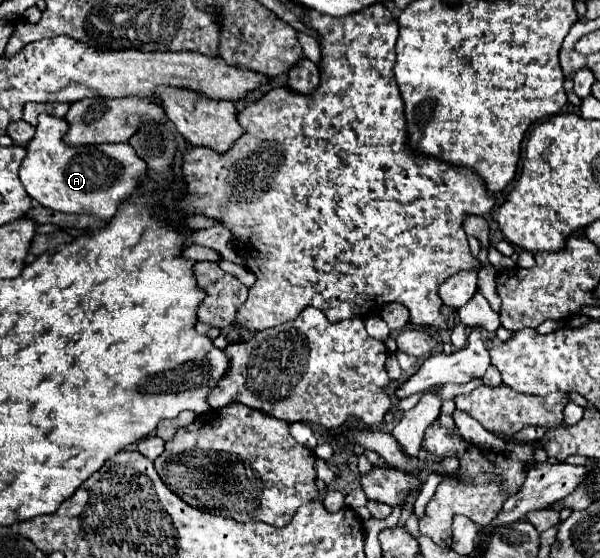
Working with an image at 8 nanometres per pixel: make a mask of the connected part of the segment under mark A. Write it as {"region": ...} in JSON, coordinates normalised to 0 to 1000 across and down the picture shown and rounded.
{"region":[[[67,204],[57,247],[43,258],[43,280],[33,297],[33,326],[47,351],[67,369],[107,384],[150,384],[183,394],[193,384],[197,362],[220,348],[230,323],[240,319],[240,290],[213,269],[213,258],[163,258],[163,262],[113,262],[103,244],[113,222],[83,204]]]}

